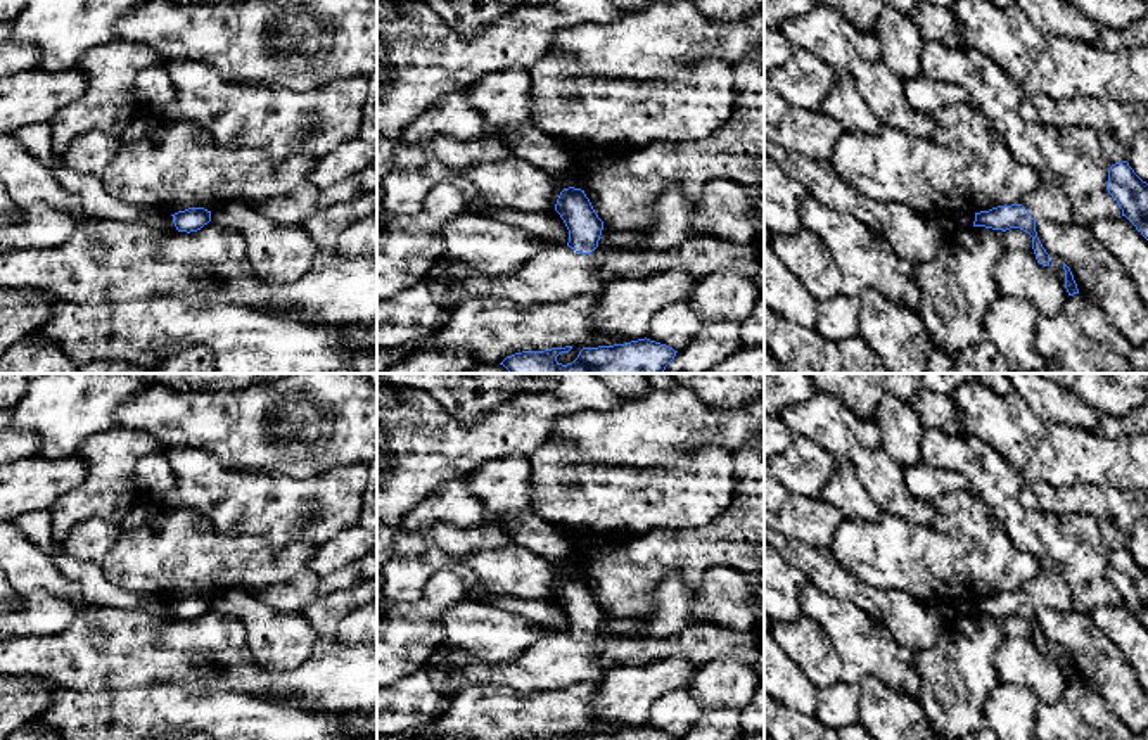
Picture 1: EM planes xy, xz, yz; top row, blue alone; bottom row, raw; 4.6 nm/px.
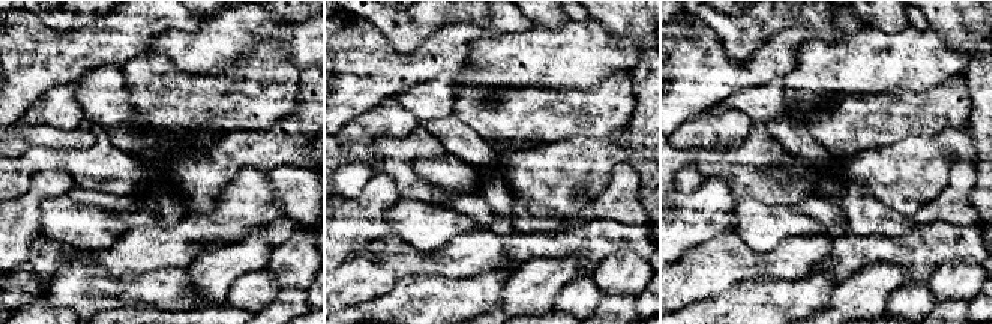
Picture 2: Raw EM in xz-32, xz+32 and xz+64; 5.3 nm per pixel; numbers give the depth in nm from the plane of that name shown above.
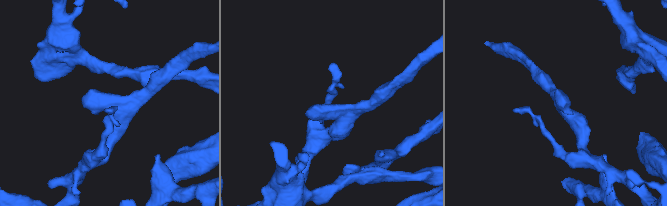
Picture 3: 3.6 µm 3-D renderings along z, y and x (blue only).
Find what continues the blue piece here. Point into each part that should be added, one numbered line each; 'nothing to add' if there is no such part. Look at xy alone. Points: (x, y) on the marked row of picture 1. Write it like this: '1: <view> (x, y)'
nothing to add

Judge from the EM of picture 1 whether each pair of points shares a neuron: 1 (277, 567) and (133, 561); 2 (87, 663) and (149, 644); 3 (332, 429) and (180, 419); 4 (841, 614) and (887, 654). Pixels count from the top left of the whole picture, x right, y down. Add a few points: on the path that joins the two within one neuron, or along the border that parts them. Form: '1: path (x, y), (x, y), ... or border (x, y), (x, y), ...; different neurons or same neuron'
1: path (241, 561), (170, 561); same neuron
2: path (102, 650), (133, 649); same neuron
3: path (294, 427), (241, 427), (218, 421); same neuron
4: path (849, 626), (875, 652); same neuron

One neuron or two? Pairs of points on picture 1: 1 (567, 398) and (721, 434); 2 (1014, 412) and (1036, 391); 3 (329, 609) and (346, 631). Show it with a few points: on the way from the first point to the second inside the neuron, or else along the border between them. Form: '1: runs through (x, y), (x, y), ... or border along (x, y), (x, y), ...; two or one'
1: border along (623, 401), (614, 407), (586, 408), (569, 415); two
2: border along (1014, 391), (1036, 414), (1058, 422); two
3: border along (358, 606), (336, 630); two

